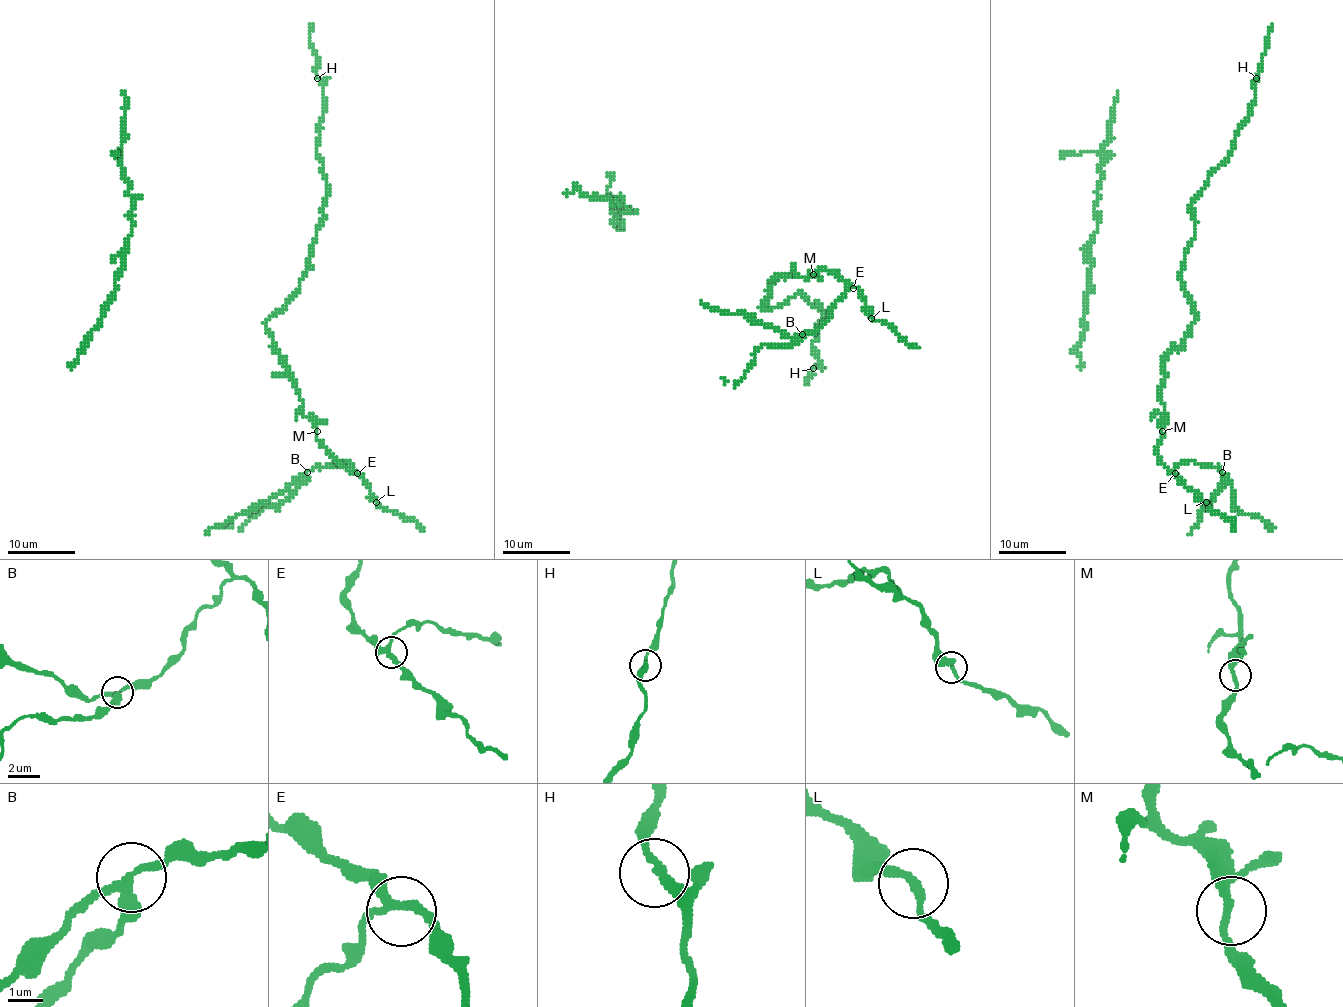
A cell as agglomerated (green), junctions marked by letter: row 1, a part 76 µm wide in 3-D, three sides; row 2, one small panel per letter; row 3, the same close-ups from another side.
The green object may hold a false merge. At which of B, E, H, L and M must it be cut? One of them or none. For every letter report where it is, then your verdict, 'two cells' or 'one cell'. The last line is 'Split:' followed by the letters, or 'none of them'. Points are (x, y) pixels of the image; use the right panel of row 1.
B: at (1222, 472); one cell
E: at (1175, 473); one cell
H: at (1256, 78); one cell
L: at (1206, 502); one cell
M: at (1162, 431); one cell
Split: none of them

